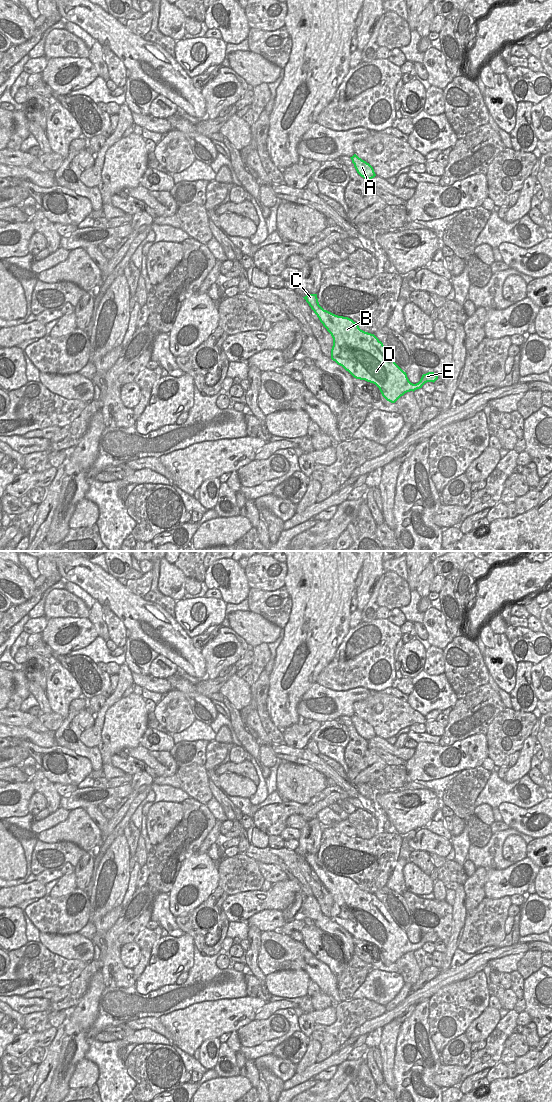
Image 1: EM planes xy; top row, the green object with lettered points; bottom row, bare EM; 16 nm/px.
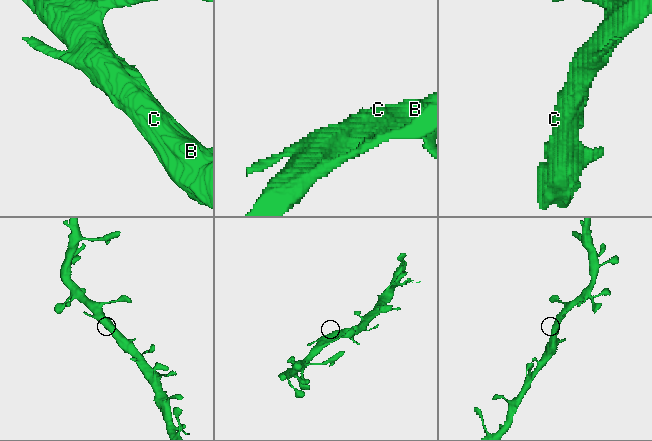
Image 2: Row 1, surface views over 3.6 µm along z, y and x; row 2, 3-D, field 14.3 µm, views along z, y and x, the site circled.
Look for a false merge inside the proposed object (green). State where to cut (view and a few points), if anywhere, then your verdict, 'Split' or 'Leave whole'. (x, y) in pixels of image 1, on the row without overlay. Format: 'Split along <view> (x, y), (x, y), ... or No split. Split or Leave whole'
No split. Leave whole

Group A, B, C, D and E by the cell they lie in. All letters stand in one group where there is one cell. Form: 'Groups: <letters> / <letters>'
Groups: A B C D E

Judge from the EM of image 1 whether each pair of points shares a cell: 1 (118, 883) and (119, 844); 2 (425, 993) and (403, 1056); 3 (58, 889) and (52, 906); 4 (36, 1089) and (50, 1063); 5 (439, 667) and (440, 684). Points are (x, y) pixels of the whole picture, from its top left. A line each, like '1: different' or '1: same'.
1: same
2: different
3: different
4: same
5: different

